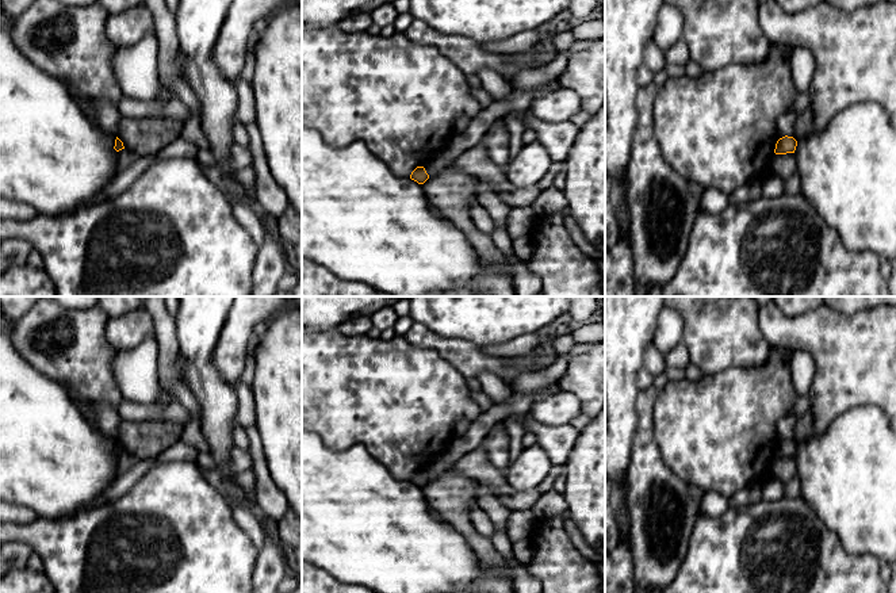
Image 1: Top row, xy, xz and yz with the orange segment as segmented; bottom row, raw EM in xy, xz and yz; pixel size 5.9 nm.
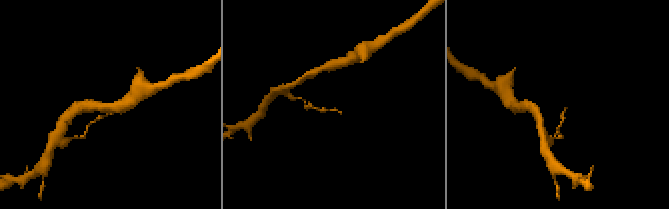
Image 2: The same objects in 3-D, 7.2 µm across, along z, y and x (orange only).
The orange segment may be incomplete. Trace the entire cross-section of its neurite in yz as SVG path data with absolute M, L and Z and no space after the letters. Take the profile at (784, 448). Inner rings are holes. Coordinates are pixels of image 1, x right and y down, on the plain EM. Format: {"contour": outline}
{"contour": "M782 440L777 444L774 456L776 458L786 458L786 456L794 456L797 449L797 444L793 440Z"}

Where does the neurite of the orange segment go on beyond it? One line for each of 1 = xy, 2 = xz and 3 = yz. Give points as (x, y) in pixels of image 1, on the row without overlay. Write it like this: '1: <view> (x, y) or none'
1: none
2: none
3: none

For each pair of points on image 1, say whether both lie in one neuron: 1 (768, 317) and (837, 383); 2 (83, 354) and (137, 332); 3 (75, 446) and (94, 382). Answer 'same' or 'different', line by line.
1: same
2: different
3: different

